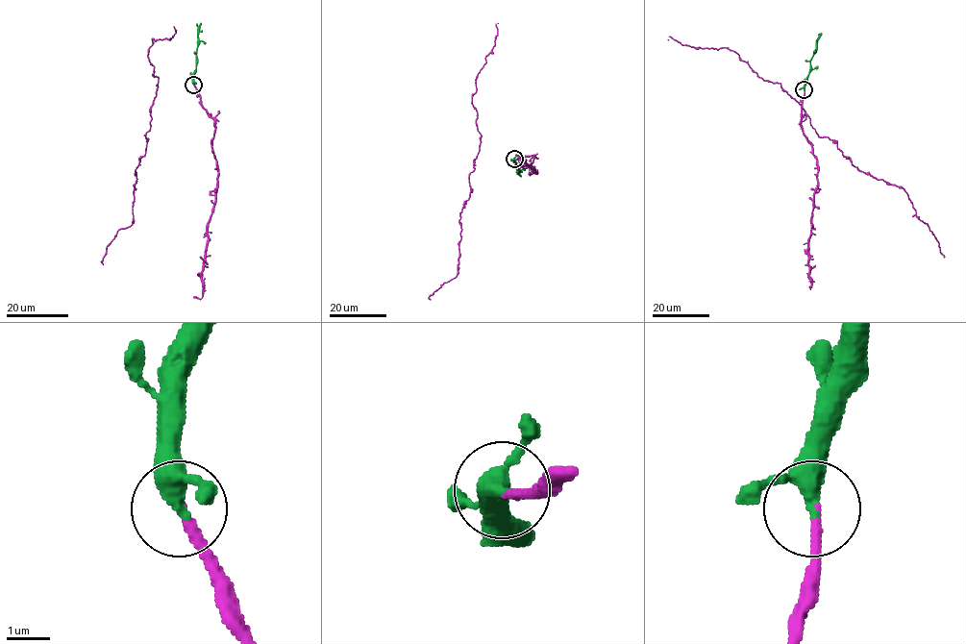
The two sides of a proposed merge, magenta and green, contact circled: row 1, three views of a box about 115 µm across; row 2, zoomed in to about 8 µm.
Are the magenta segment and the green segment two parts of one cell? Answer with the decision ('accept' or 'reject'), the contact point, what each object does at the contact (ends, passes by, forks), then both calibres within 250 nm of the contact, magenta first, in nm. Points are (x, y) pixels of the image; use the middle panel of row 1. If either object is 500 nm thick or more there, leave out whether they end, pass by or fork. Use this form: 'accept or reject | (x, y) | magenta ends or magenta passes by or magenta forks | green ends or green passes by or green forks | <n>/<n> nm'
accept | (514, 159) | magenta ends | green passes by | 200/340 nm

